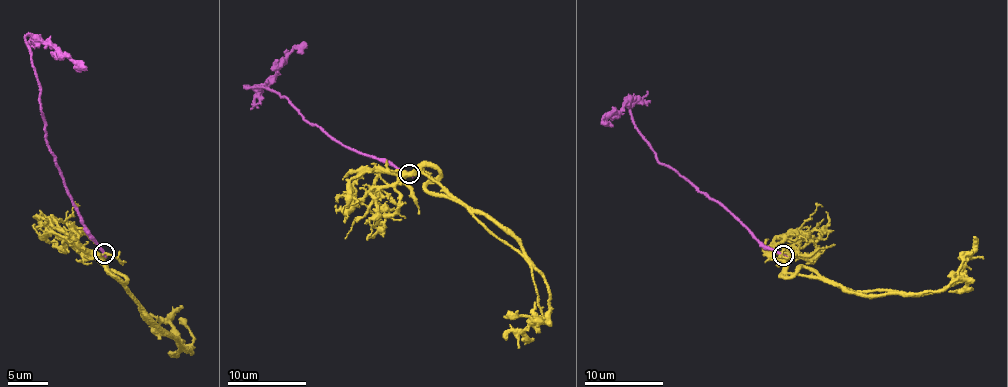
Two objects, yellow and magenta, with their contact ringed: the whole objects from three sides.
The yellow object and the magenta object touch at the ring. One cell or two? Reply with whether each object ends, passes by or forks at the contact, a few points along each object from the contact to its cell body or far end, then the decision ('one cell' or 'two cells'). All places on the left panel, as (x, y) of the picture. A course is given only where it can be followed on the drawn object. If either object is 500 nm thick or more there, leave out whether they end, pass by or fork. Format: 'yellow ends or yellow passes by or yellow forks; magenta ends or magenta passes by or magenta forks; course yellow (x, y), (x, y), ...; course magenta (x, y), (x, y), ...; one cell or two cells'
yellow passes by; magenta ends; course yellow (103, 254), (101, 262), (130, 292), (145, 319), (165, 329), (178, 351), (183, 346), (170, 319), (182, 305); course magenta (103, 252), (82, 222), (46, 139), (40, 87), (26, 37), (36, 35), (87, 69); two cells

